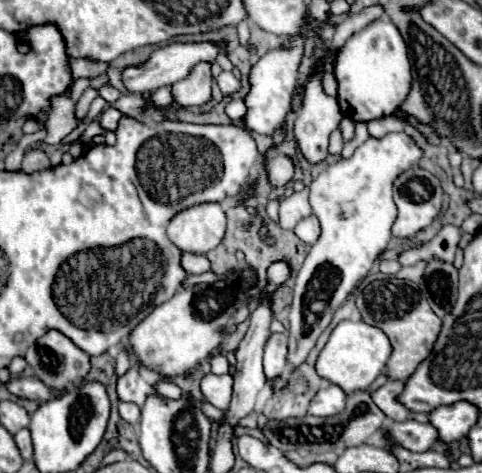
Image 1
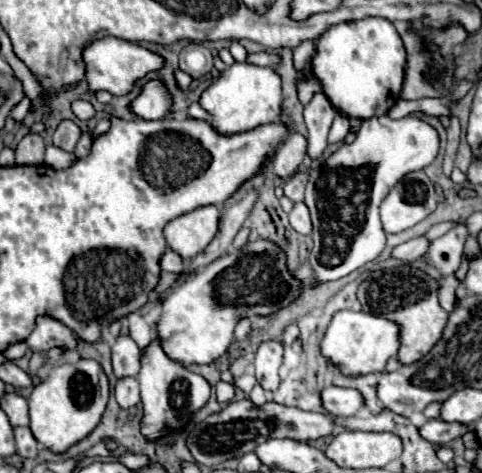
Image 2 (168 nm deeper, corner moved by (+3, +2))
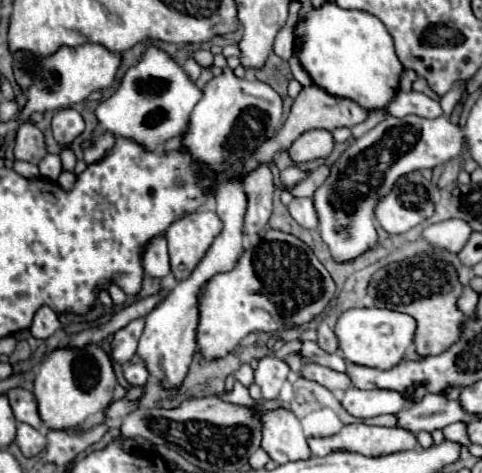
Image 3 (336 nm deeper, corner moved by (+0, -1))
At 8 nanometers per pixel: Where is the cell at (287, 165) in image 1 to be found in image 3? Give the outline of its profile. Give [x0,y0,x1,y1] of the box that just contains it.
[288,129,334,163]

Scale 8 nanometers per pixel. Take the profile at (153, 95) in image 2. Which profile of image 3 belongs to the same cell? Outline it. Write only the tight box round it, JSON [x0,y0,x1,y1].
[94,45,202,151]

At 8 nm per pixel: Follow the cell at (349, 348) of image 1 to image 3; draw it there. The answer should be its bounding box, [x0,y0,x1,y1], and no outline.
[336,307,416,369]

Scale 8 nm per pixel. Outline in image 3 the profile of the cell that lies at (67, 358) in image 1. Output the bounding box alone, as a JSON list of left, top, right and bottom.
[30,305,60,339]

